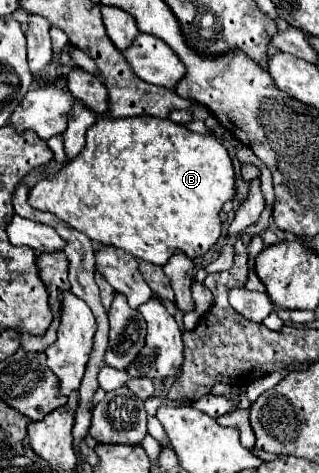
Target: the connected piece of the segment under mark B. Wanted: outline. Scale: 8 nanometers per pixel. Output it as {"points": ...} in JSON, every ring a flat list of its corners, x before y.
{"points":[[134,116,134,118,98,118,94,122,94,126,90,126,90,130,86,132,86,144,82,148,82,154,78,154,74,160,70,160,62,170,58,170,54,176,42,178,28,195,28,204,32,208,38,210,46,210,56,214,60,220,68,222,72,228,76,228,78,232,86,234,90,240,100,242,100,244,110,244,116,248,122,248,126,252,130,252,132,256,136,256,138,260,146,260,158,266,164,266,168,262,168,258,176,252,182,250,184,254,188,254,190,258,198,258,204,256,208,252,208,248,212,248,218,238,222,236,222,224,220,224,220,210,222,204,226,200,232,200,234,196,234,168,232,168,232,160,226,152,226,148,218,142,218,138,214,136,200,136,196,132,190,132,186,126,174,124,168,118,154,118,154,116]]}

